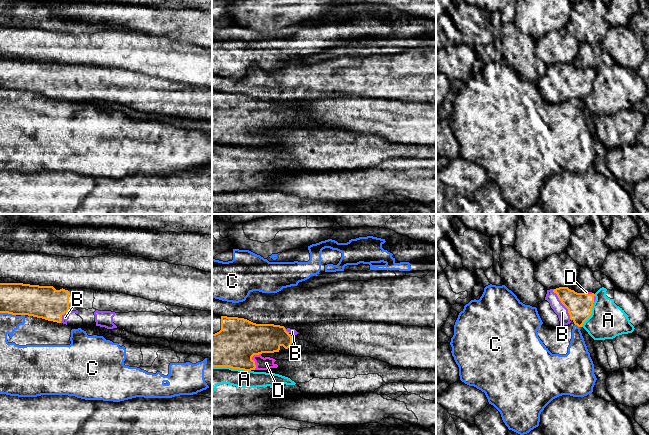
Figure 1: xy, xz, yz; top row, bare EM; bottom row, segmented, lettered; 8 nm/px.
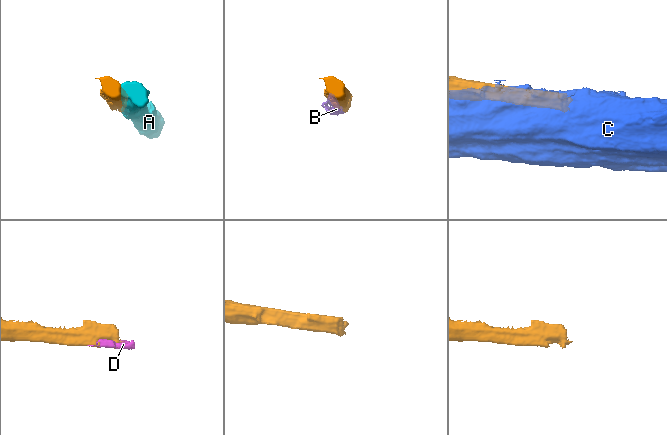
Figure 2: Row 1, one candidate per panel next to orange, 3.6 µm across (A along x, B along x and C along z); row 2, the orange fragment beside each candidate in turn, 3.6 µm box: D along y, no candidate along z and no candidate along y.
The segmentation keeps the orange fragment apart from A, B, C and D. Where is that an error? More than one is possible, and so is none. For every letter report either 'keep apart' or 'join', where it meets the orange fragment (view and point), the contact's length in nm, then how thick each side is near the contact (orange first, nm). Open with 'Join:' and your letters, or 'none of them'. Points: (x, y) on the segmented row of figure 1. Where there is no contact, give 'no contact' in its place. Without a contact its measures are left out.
Join: none of them
A: keep apart; meets orange in xz at (231, 367); contact 320 nm long; 340 nm thick on the orange side, 160 nm on the other
B: keep apart; meets orange in yz at (562, 303); contact 280 nm long; 200 nm thick on the orange side, 90 nm on the other
C: keep apart; meets orange in xy at (8, 313); contact 130 nm long; 260 nm thick on the orange side, 150 nm on the other
D: keep apart; meets orange in xz at (251, 359); contact 140 nm long; 340 nm thick on the orange side, 100 nm on the other

